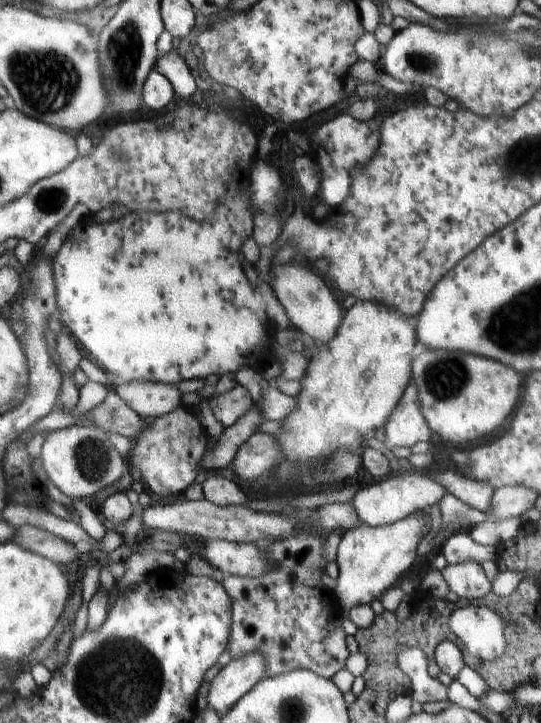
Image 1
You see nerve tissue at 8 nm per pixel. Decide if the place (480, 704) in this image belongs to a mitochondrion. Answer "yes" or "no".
no

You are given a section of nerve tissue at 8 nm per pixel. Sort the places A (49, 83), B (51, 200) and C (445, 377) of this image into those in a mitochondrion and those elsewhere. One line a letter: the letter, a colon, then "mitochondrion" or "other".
A: mitochondrion
B: mitochondrion
C: mitochondrion

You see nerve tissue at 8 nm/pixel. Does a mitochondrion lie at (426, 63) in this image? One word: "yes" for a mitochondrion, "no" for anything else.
yes

